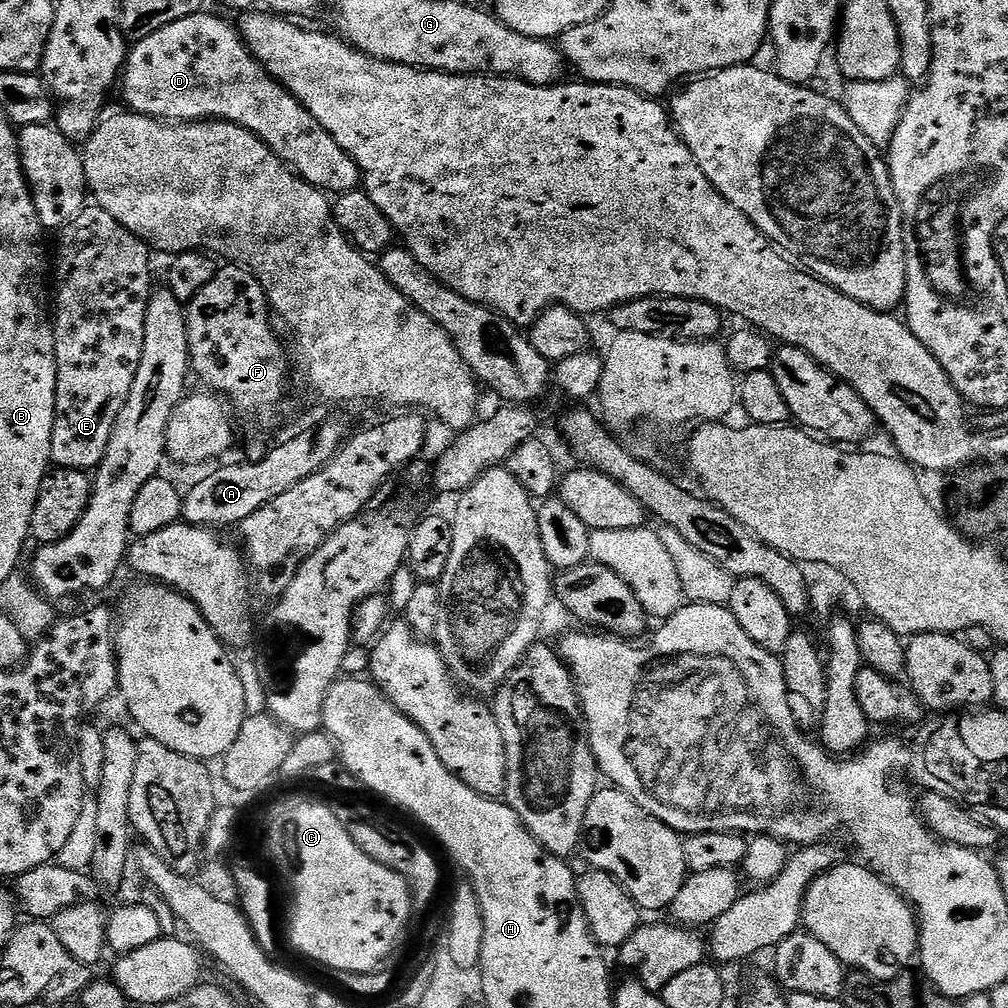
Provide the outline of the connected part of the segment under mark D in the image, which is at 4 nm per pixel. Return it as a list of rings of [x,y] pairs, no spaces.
[[[208,10],[195,12],[193,16],[182,18],[154,30],[154,34],[144,36],[131,45],[128,62],[122,73],[124,100],[133,112],[144,116],[153,116],[156,120],[169,122],[191,122],[193,120],[225,120],[231,124],[250,130],[261,140],[279,160],[283,160],[297,176],[308,184],[313,184],[325,194],[355,192],[361,187],[362,173],[360,168],[334,142],[334,138],[294,98],[285,90],[268,71],[252,56],[251,50],[244,45],[240,29],[235,23],[223,20],[220,16],[211,16]]]

